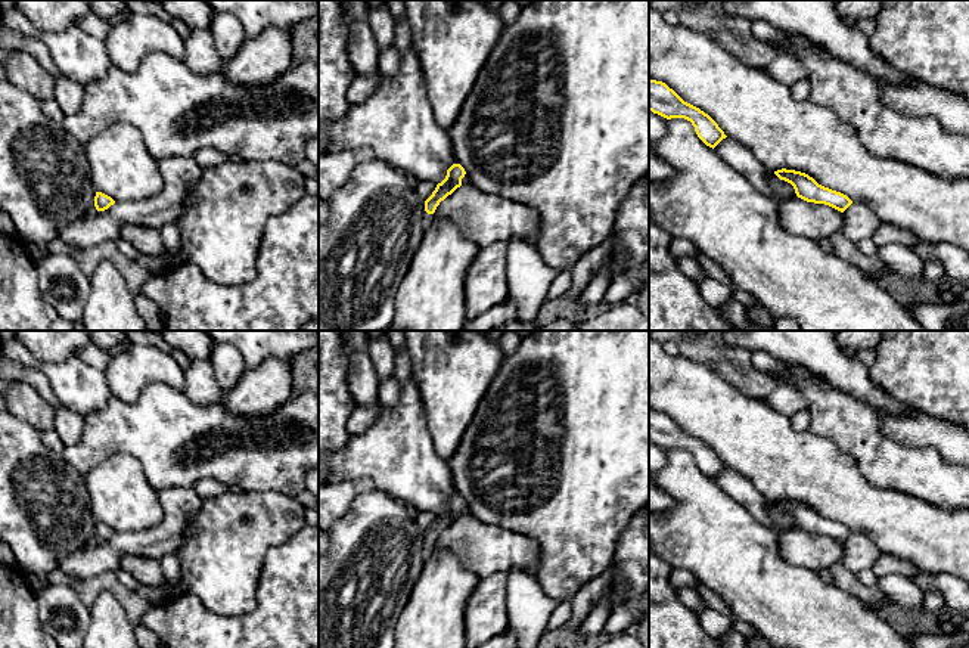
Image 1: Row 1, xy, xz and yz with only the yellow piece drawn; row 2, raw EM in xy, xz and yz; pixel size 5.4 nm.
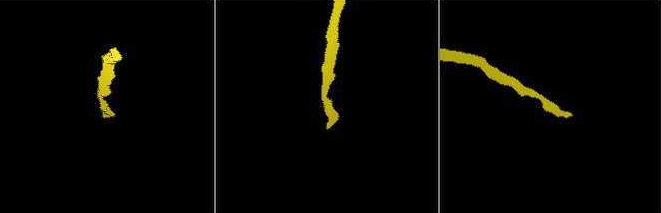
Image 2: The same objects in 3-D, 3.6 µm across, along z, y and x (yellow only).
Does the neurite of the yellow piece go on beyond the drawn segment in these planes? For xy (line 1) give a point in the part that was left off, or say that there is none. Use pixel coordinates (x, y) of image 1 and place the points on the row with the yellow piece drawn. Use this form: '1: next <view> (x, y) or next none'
1: next none

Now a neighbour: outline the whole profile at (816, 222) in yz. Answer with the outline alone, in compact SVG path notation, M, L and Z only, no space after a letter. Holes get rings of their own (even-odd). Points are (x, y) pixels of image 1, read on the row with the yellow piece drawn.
M798 196L777 201L777 216L783 229L816 242L829 239L844 227L841 211L824 204L807 202Z

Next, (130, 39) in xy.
M128 12L111 24L103 41L111 63L127 72L133 72L149 53L164 52L177 59L183 59L186 53L184 40L176 28L147 13Z

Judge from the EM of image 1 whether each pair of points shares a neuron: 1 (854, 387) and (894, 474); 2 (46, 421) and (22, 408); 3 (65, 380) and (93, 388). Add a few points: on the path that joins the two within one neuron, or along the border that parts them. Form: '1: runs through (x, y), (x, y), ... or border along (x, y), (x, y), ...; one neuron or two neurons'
1: border along (834, 385), (865, 402), (873, 411); two neurons
2: runs through (40, 415), (28, 408); one neuron
3: runs through (73, 381), (78, 387), (86, 388); one neuron

